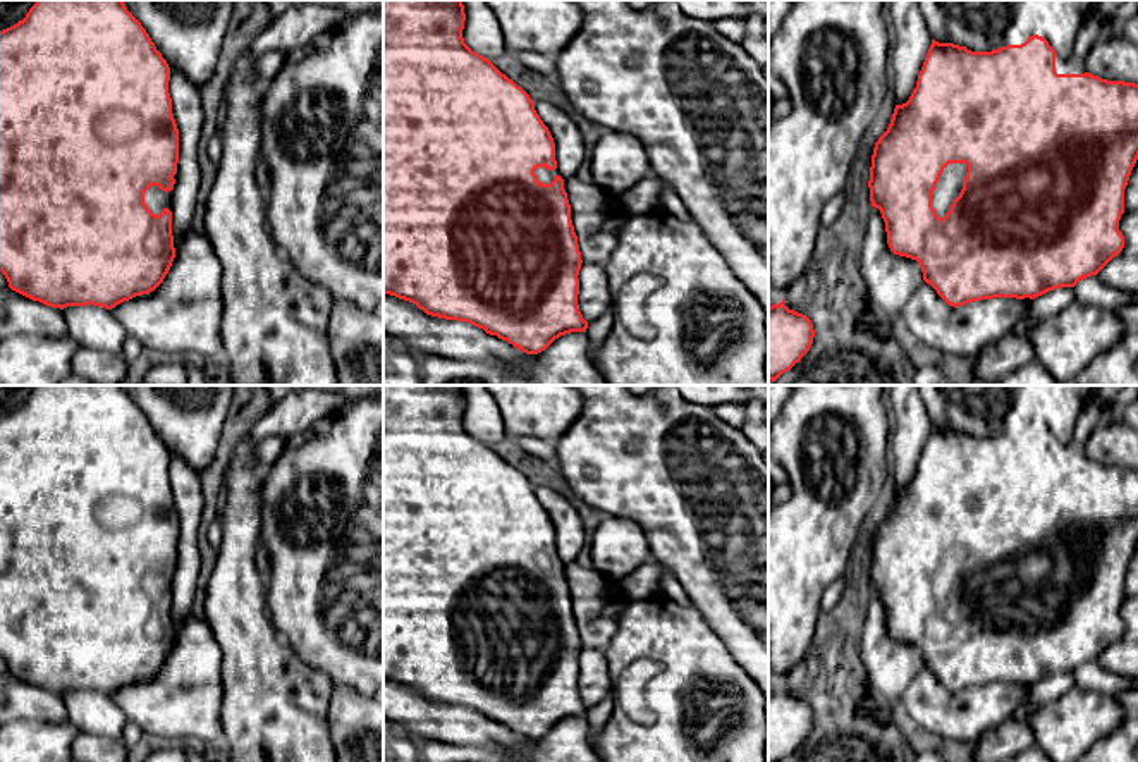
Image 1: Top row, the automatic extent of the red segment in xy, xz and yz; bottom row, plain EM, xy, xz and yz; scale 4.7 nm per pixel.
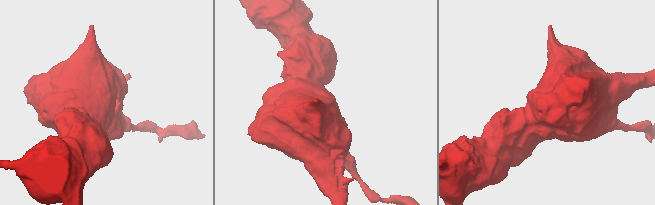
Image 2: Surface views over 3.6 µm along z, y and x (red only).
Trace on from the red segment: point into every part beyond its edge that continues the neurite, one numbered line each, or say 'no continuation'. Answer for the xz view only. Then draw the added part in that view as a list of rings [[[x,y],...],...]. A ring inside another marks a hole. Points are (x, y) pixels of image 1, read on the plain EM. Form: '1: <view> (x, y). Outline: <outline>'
1: xz (545, 561). Outline: [[[545,552],[536,554],[535,559],[536,559],[538,566],[543,568],[543,569],[550,569],[555,561],[560,561],[557,554],[548,556]]]

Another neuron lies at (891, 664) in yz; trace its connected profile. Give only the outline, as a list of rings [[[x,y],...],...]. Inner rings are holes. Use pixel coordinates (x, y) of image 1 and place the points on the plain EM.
[[[875,592],[866,607],[860,650],[870,686],[890,705],[901,702],[908,685],[923,667],[923,657],[916,645],[890,636],[885,607]]]

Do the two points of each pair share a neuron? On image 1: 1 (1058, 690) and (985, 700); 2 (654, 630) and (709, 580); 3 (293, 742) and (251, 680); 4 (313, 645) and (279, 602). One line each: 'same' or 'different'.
1: different
2: different
3: different
4: same

